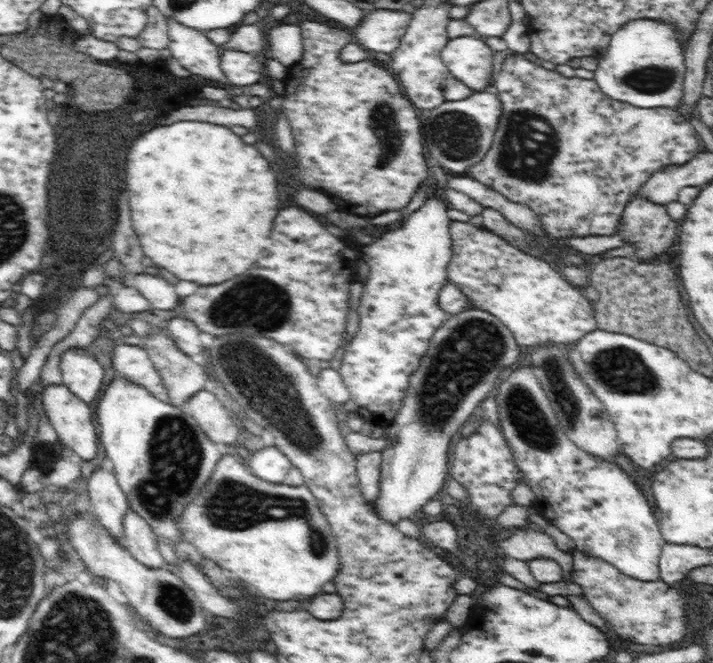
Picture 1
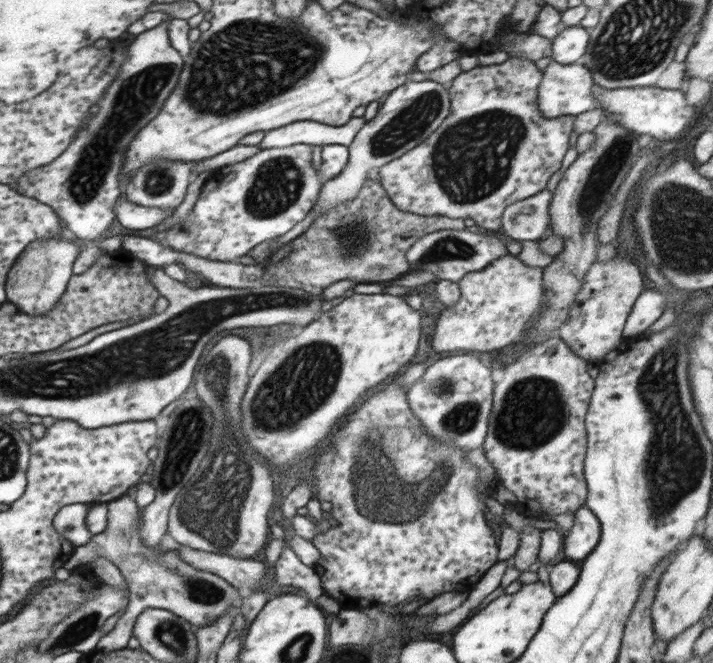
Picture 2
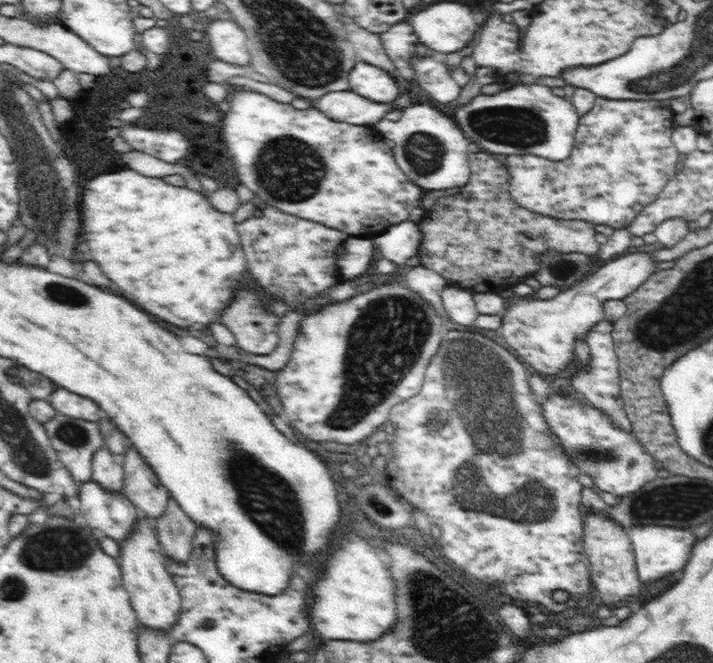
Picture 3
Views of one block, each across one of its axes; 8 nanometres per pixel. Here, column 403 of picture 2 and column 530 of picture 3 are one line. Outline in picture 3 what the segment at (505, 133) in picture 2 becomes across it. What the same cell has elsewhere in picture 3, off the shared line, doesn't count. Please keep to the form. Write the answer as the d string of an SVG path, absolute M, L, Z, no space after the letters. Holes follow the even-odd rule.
M597 97L592 110L581 116L574 148L568 158L560 162L533 154L501 158L510 177L511 200L532 212L554 218L604 224L615 230L630 226L644 206L654 202L667 182L676 176L676 163L681 156L671 139L675 128L673 112L664 108L659 101Z

